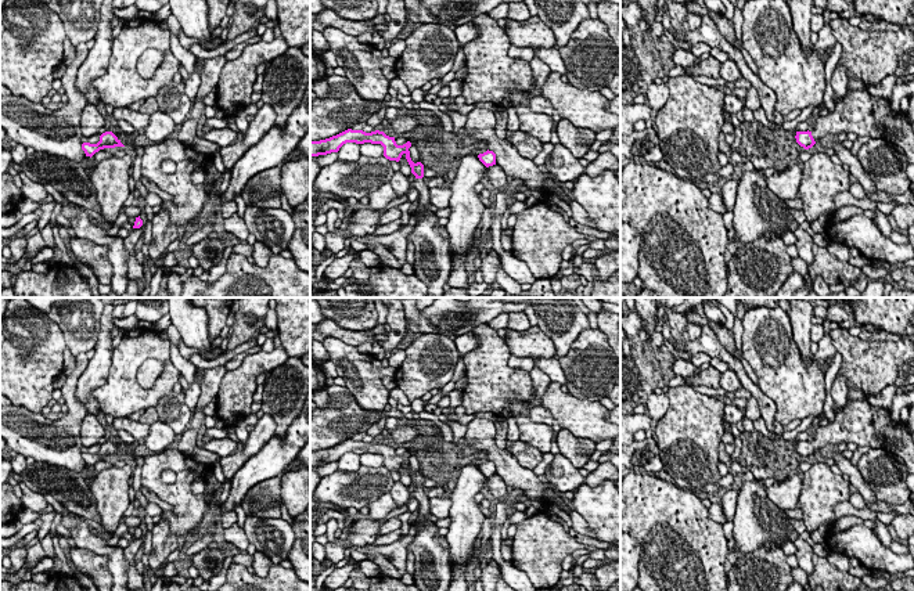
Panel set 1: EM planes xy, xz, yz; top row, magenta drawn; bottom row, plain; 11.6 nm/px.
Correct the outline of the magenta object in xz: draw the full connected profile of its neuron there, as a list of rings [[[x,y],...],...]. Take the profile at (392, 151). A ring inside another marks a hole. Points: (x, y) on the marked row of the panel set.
[[[348,129],[325,140],[310,141],[310,156],[338,152],[346,143],[381,144],[384,147],[384,156],[389,161],[399,162],[402,155],[406,155],[411,173],[415,176],[413,187],[420,192],[418,205],[411,215],[418,219],[418,223],[413,233],[407,235],[407,242],[411,242],[415,251],[413,263],[414,275],[427,284],[428,295],[425,298],[443,298],[443,287],[447,285],[451,273],[449,234],[445,226],[439,224],[435,212],[429,209],[429,187],[422,180],[424,165],[411,161],[409,151],[411,143],[407,141],[403,145],[397,145],[395,137],[389,137],[384,131],[366,133],[363,130]]]

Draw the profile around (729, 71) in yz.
[[[727,60],[720,65],[720,78],[728,83],[734,83],[742,78],[742,73],[734,61]]]

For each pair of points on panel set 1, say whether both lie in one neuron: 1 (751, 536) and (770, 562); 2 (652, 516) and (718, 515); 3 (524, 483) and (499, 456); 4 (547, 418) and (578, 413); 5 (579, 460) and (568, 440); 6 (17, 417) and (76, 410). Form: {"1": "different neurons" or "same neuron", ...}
{"1": "different neurons", "2": "different neurons", "3": "same neuron", "4": "different neurons", "5": "same neuron", "6": "same neuron"}

